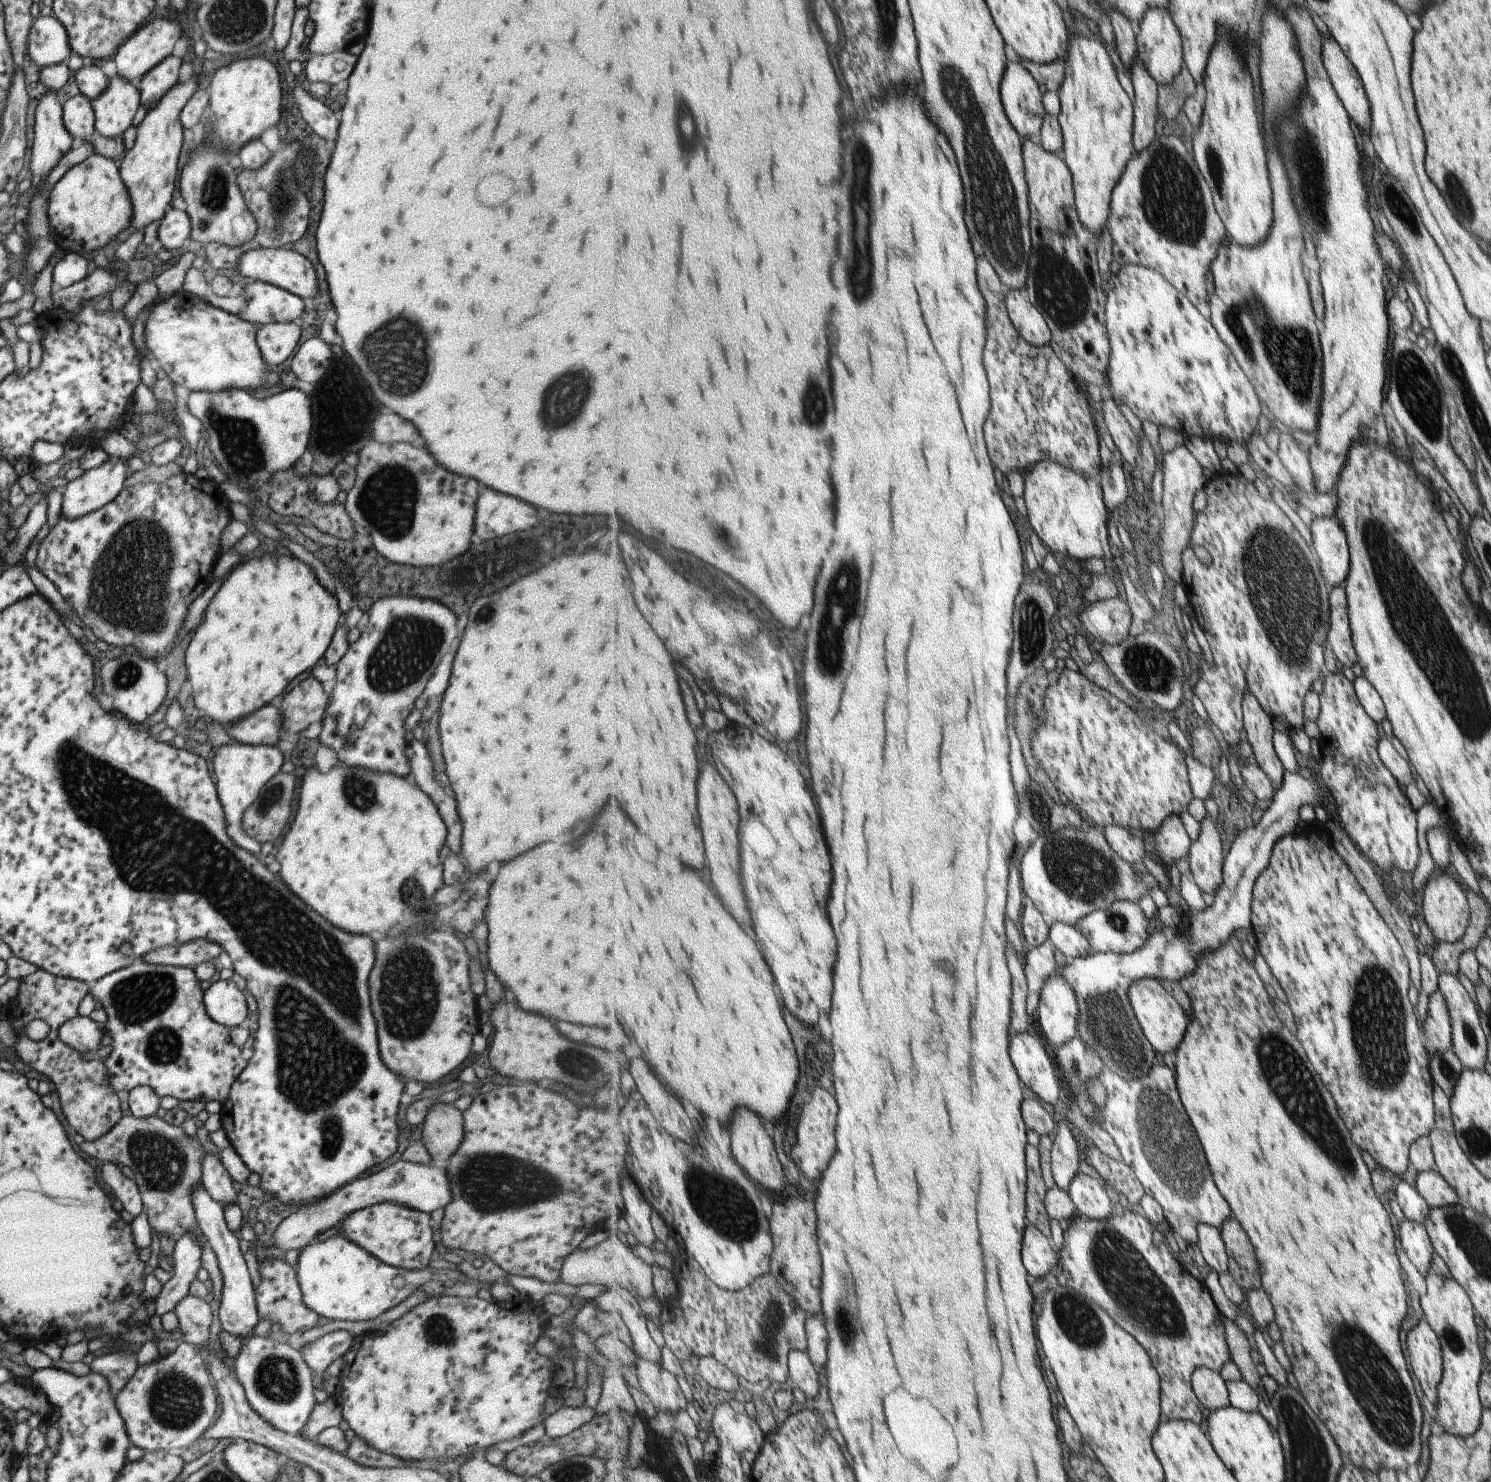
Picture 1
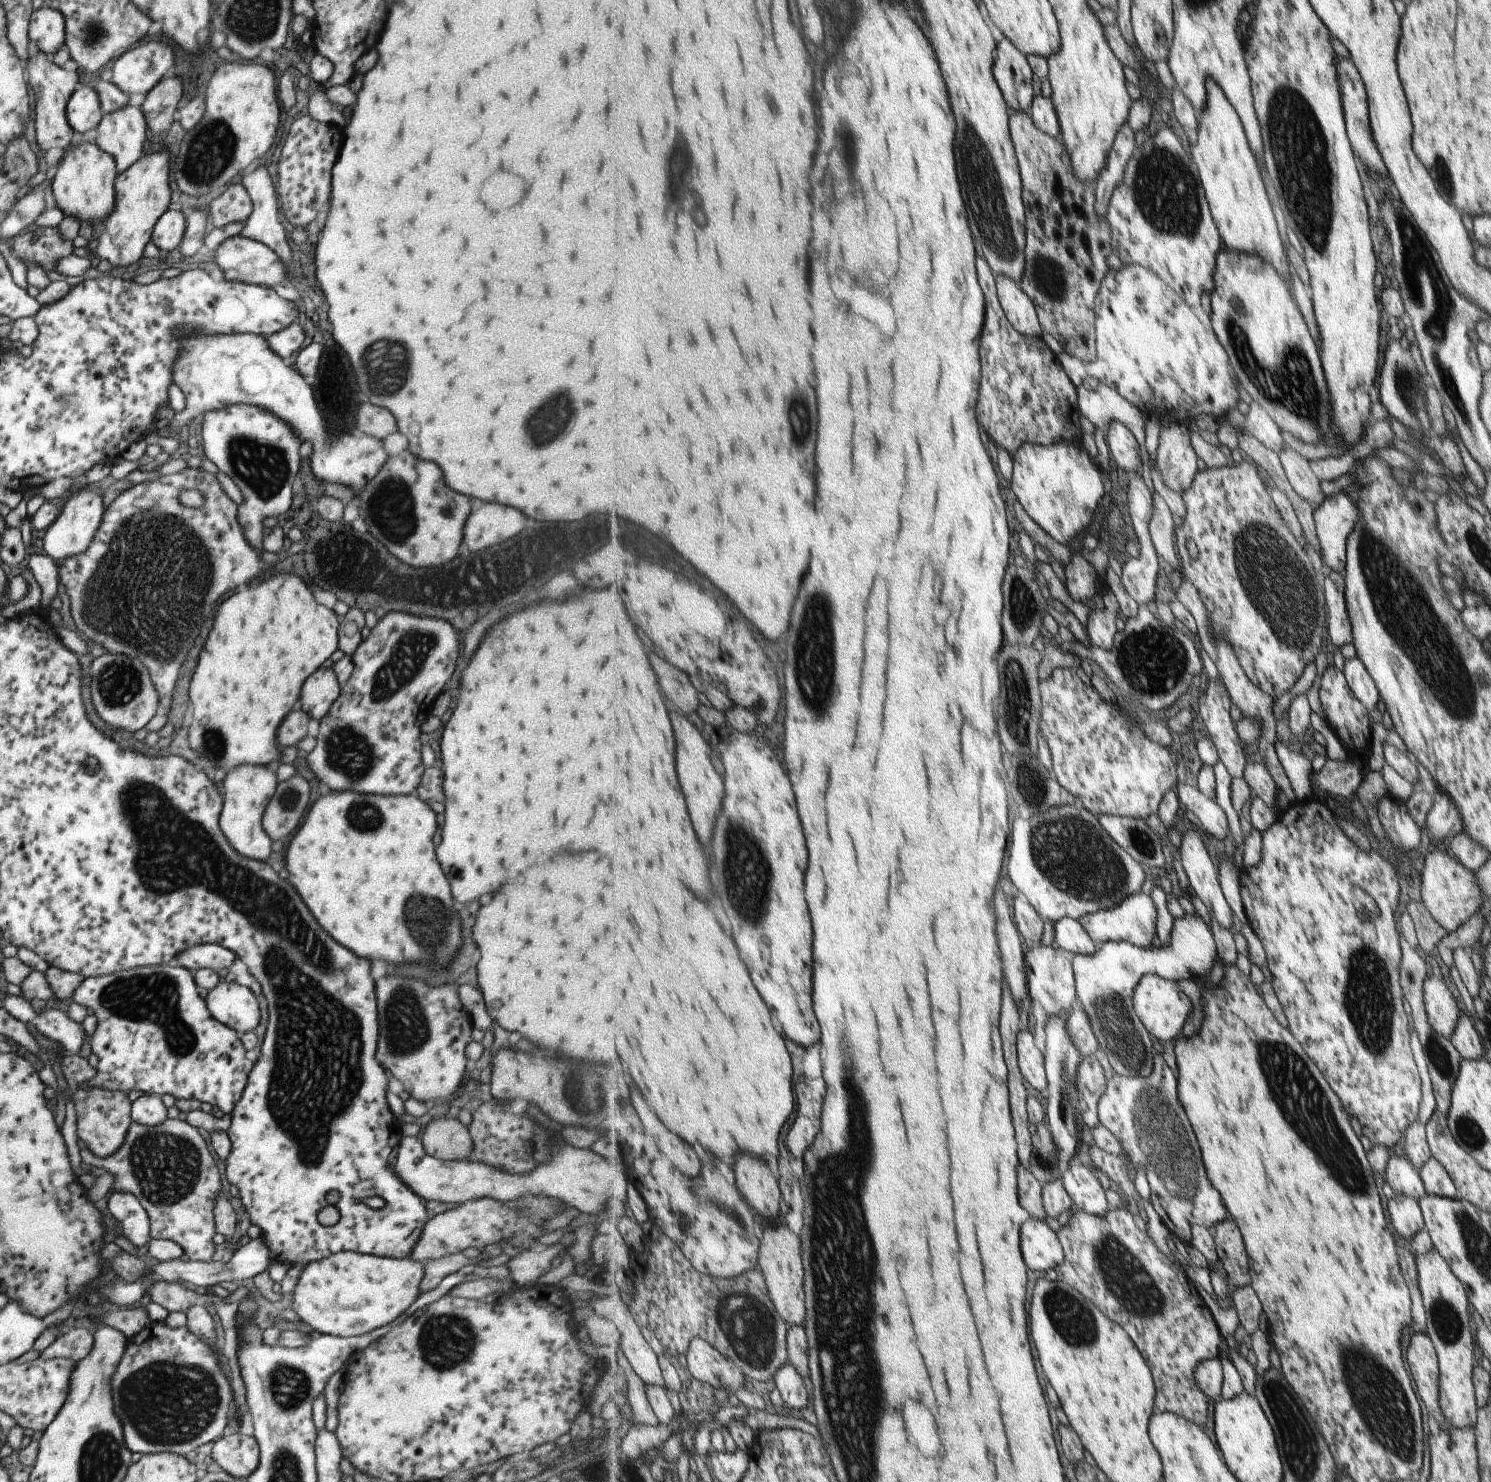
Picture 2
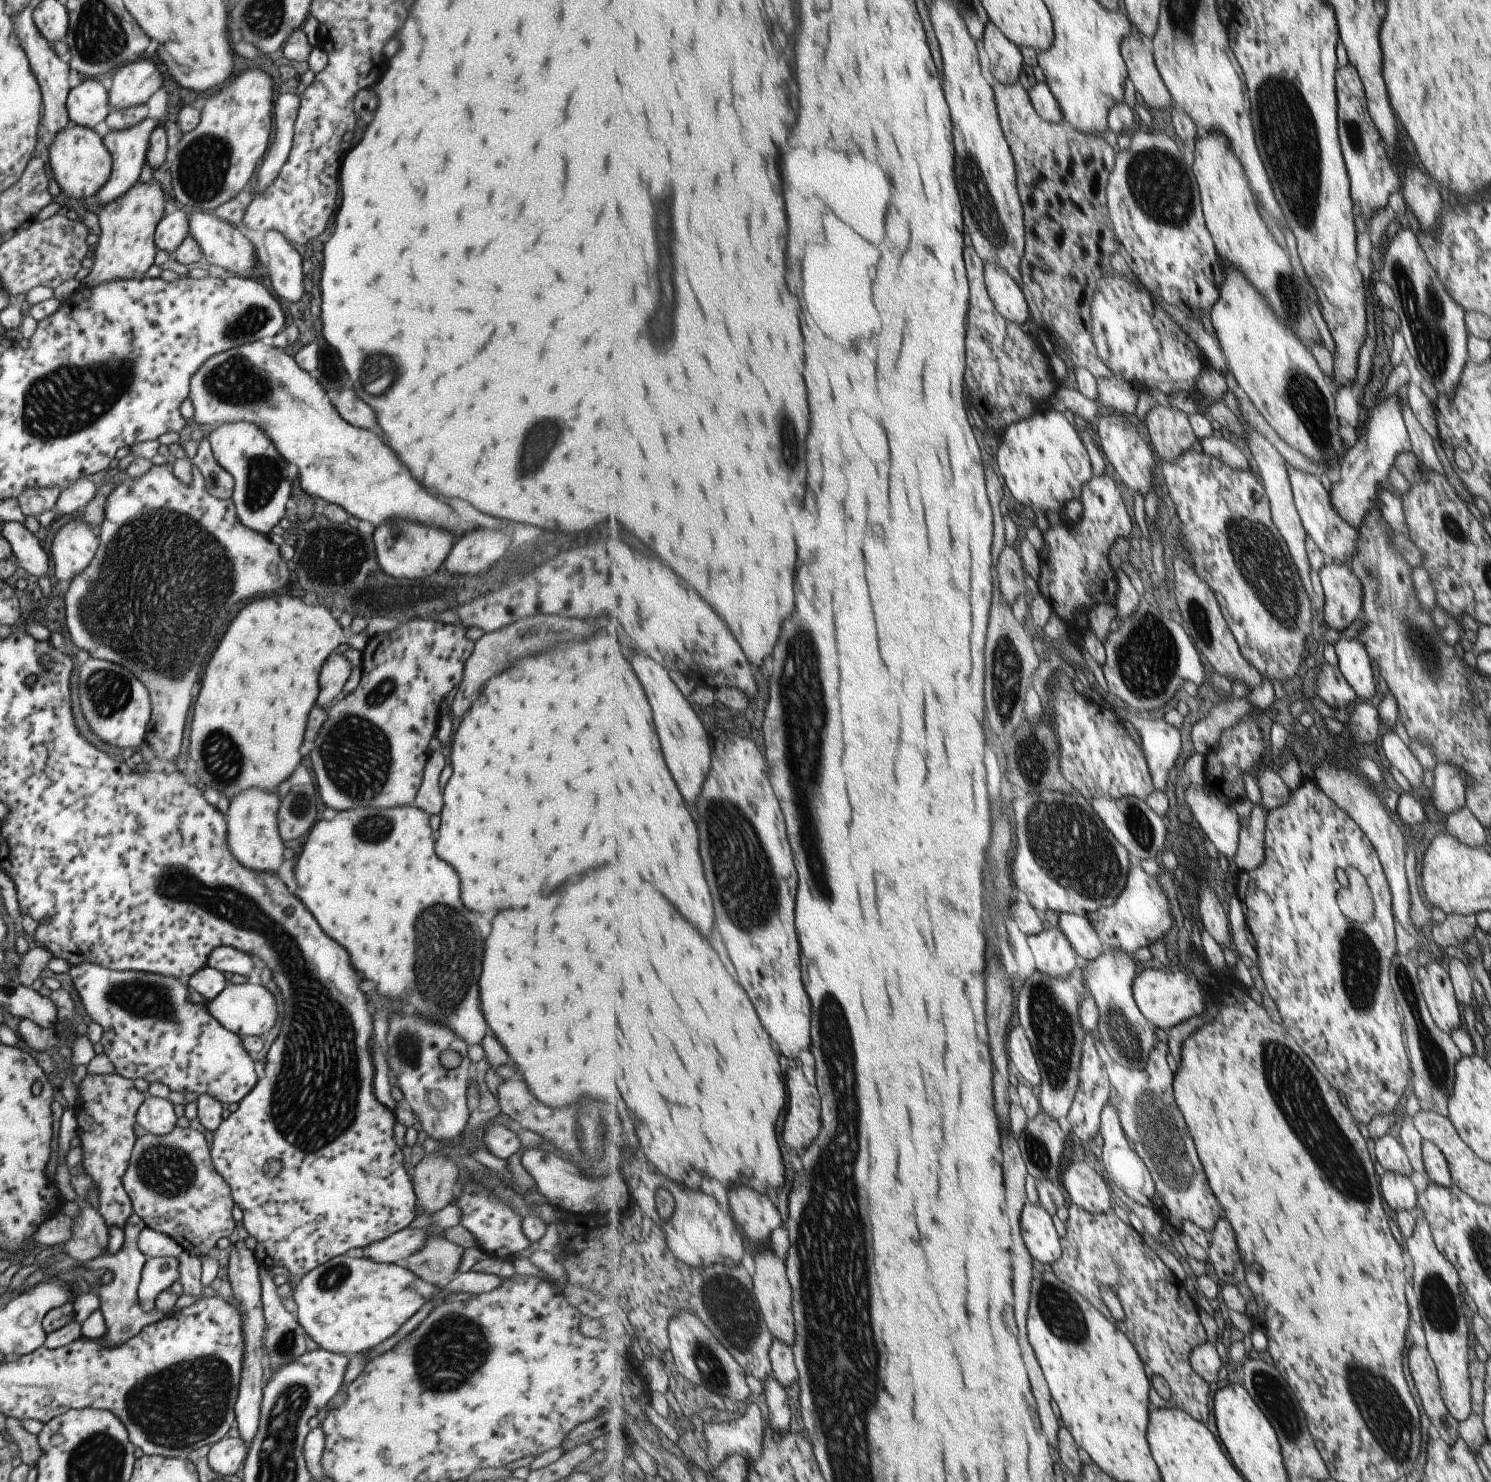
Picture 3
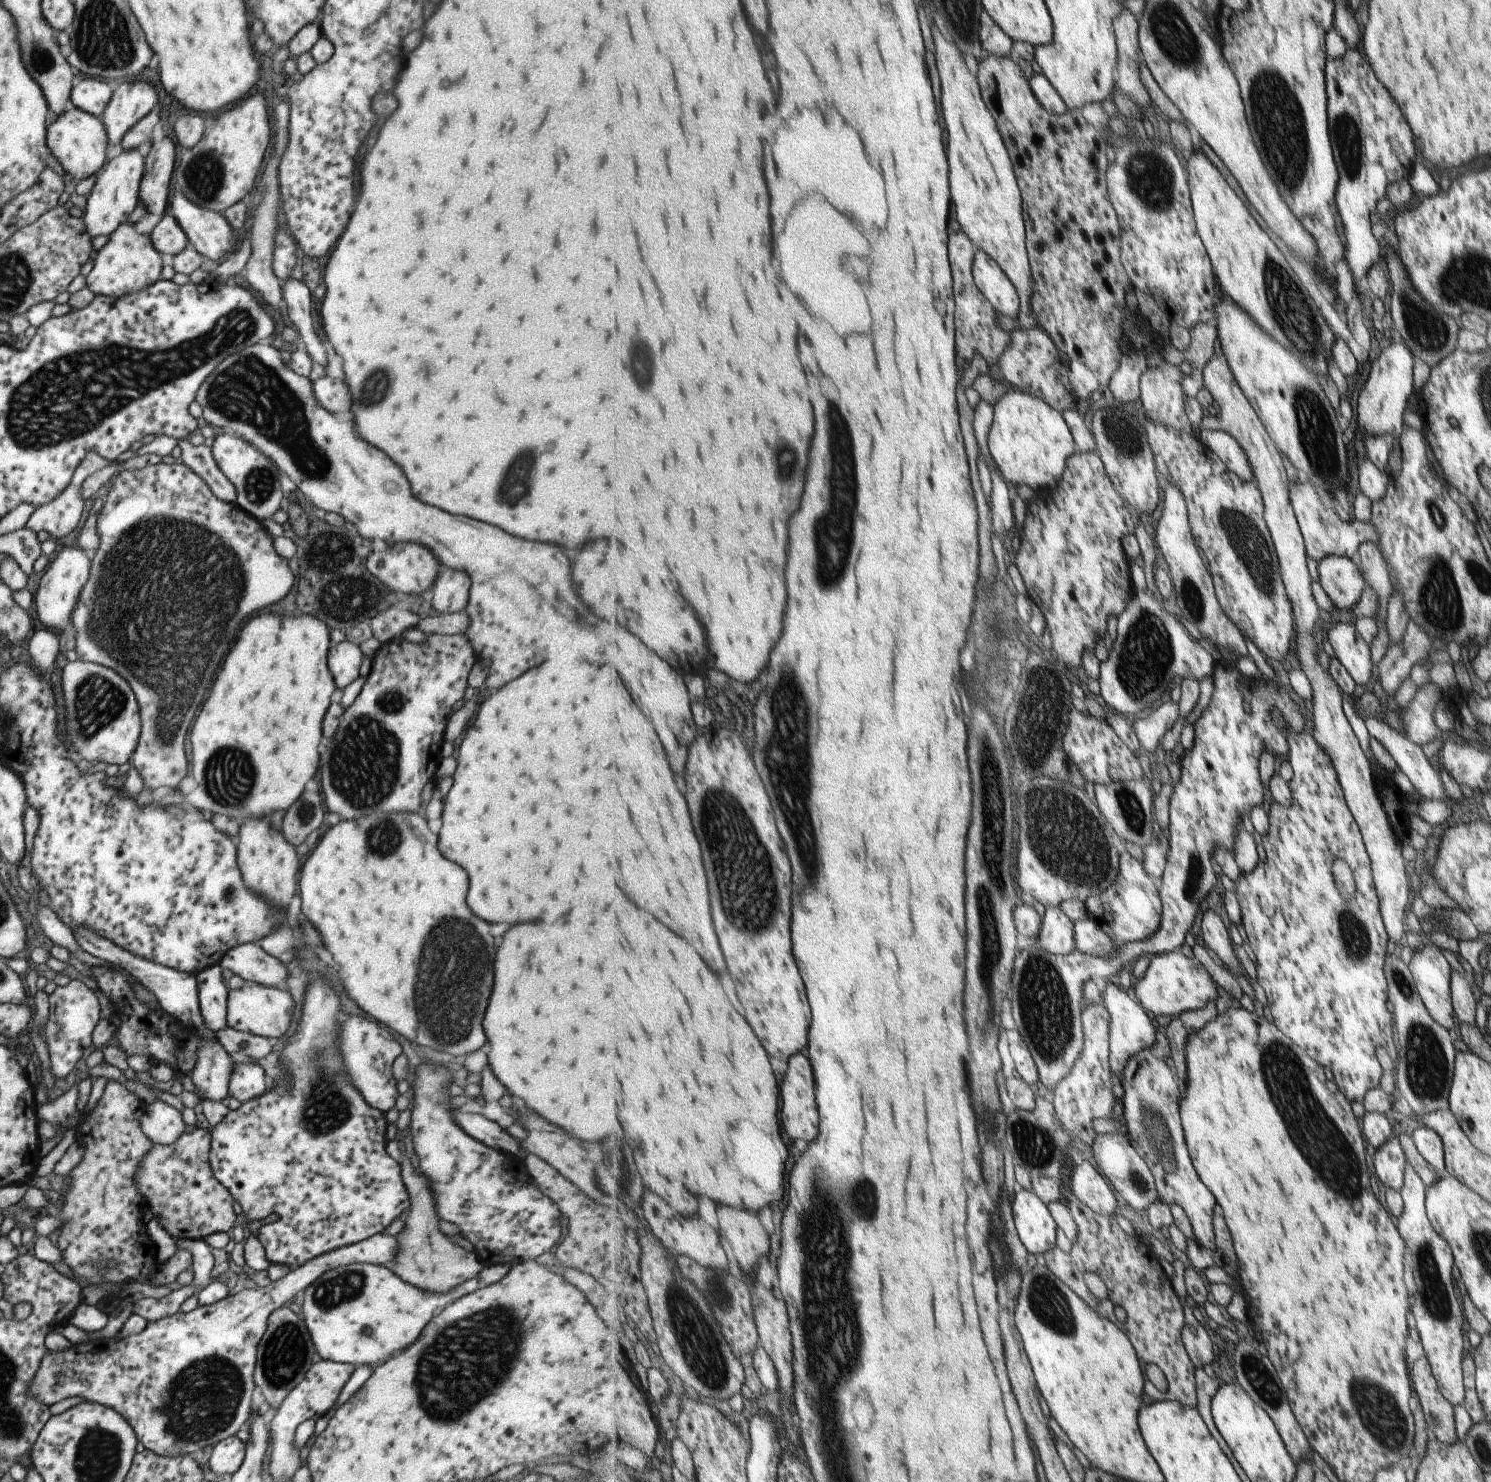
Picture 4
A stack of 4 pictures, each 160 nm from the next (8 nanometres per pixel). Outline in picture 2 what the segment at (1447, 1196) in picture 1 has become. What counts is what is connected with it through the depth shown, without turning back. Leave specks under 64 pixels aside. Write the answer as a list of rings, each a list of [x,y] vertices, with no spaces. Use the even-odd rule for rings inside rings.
[[[1430,1157],[1417,1172],[1426,1194],[1457,1199],[1457,1192],[1451,1178],[1435,1158]]]

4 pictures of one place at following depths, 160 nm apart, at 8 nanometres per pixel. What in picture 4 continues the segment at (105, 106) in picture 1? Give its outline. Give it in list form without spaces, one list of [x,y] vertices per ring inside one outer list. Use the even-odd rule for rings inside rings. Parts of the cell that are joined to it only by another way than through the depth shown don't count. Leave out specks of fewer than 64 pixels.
[[[135,148],[133,150],[118,149],[108,157],[105,167],[96,175],[94,186],[86,196],[83,212],[83,228],[89,240],[96,236],[109,235],[117,226],[127,221],[128,216],[138,204],[138,187],[143,177],[144,158]]]

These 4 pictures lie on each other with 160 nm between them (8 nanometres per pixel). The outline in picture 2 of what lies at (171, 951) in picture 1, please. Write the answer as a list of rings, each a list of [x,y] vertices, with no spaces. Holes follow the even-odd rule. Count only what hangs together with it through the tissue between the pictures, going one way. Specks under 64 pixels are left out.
[[[205,943],[193,946],[187,950],[183,950],[183,954],[179,952],[179,954],[177,954],[177,958],[175,958],[180,967],[185,968],[191,974],[200,969],[210,969],[217,973],[217,971],[222,968],[229,968],[229,966],[235,962],[235,959],[236,957],[233,952],[230,952],[214,943]]]

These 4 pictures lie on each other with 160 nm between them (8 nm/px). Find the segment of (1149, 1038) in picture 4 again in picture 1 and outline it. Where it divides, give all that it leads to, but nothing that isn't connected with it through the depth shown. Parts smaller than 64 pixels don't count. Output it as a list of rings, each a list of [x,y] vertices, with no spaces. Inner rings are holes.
[[[1285,771],[1283,777],[1283,784],[1274,792],[1272,804],[1265,810],[1260,822],[1255,824],[1254,827],[1243,830],[1235,838],[1228,857],[1225,858],[1225,882],[1220,886],[1218,893],[1215,894],[1215,901],[1210,907],[1198,912],[1197,915],[1190,913],[1190,930],[1184,932],[1165,926],[1159,931],[1152,931],[1150,939],[1134,953],[1092,953],[1086,957],[1069,960],[1061,968],[1062,976],[1070,982],[1079,1003],[1078,1034],[1083,1042],[1086,1042],[1103,1059],[1105,1066],[1113,1072],[1128,1079],[1141,1079],[1146,1077],[1153,1065],[1156,1064],[1157,1054],[1155,1054],[1155,1049],[1153,1050],[1154,1046],[1141,1028],[1128,995],[1131,985],[1145,977],[1172,981],[1185,979],[1196,970],[1198,958],[1203,956],[1205,951],[1218,949],[1223,943],[1227,943],[1229,936],[1233,932],[1237,932],[1239,928],[1253,928],[1254,888],[1257,879],[1269,868],[1273,845],[1282,836],[1295,834],[1294,828],[1298,820],[1297,810],[1299,807],[1309,805],[1315,809],[1320,809],[1320,800],[1325,792],[1325,788],[1314,778],[1305,780],[1299,774],[1287,771]]]

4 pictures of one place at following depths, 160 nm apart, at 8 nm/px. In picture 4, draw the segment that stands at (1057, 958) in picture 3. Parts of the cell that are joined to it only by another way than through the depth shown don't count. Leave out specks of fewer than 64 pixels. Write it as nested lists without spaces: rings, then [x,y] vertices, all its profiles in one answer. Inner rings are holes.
[[[1047,906],[1043,916],[1041,934],[1038,936],[1041,948],[1053,954],[1069,955],[1076,952],[1075,921],[1071,920],[1061,906]]]

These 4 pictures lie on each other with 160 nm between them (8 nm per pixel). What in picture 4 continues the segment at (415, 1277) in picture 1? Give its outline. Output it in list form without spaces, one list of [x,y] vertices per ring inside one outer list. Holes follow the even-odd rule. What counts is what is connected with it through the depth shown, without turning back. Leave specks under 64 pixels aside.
[[[351,1263],[325,1272],[316,1282],[307,1286],[299,1305],[304,1315],[304,1326],[310,1335],[314,1350],[321,1360],[349,1364],[354,1367],[366,1365],[373,1368],[375,1365],[385,1362],[387,1354],[391,1354],[397,1348],[405,1348],[407,1344],[411,1344],[417,1336],[420,1336],[421,1330],[433,1317],[435,1308],[447,1306],[481,1286],[481,1282],[474,1277],[455,1286],[447,1294],[427,1294],[425,1290],[417,1290],[415,1286],[405,1284],[401,1278],[397,1278],[388,1269],[388,1266]]]

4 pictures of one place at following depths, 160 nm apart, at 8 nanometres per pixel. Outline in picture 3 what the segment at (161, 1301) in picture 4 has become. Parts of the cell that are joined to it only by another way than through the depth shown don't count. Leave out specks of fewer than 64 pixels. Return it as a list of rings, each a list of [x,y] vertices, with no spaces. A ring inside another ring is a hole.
[[[135,1213],[129,1215],[128,1218],[125,1219],[121,1228],[123,1231],[123,1244],[121,1244],[121,1248],[119,1248],[115,1254],[103,1254],[103,1256],[97,1256],[97,1258],[93,1258],[93,1260],[87,1260],[87,1262],[84,1260],[80,1262],[83,1263],[85,1270],[88,1269],[94,1271],[96,1269],[105,1268],[106,1270],[111,1271],[113,1275],[112,1281],[109,1284],[103,1285],[102,1287],[99,1286],[98,1290],[95,1291],[95,1294],[98,1296],[98,1300],[100,1301],[98,1309],[102,1312],[103,1334],[101,1338],[105,1347],[118,1347],[122,1343],[127,1342],[127,1340],[129,1340],[133,1335],[136,1335],[145,1325],[153,1323],[173,1312],[173,1308],[171,1308],[168,1313],[161,1313],[155,1308],[146,1312],[142,1311],[137,1304],[136,1288],[140,1279],[140,1270],[142,1269],[144,1260],[146,1259],[138,1247],[138,1238],[140,1232],[145,1227],[146,1224],[143,1220],[141,1220],[141,1218],[139,1218],[139,1216]]]

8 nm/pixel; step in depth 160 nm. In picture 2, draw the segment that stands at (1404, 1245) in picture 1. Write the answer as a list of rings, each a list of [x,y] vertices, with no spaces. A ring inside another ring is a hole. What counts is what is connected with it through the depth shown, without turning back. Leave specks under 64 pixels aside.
[[[1393,1192],[1393,1198],[1386,1200],[1386,1206],[1393,1229],[1397,1230],[1397,1235],[1403,1240],[1407,1240],[1407,1244],[1415,1232],[1424,1229],[1419,1200]]]

